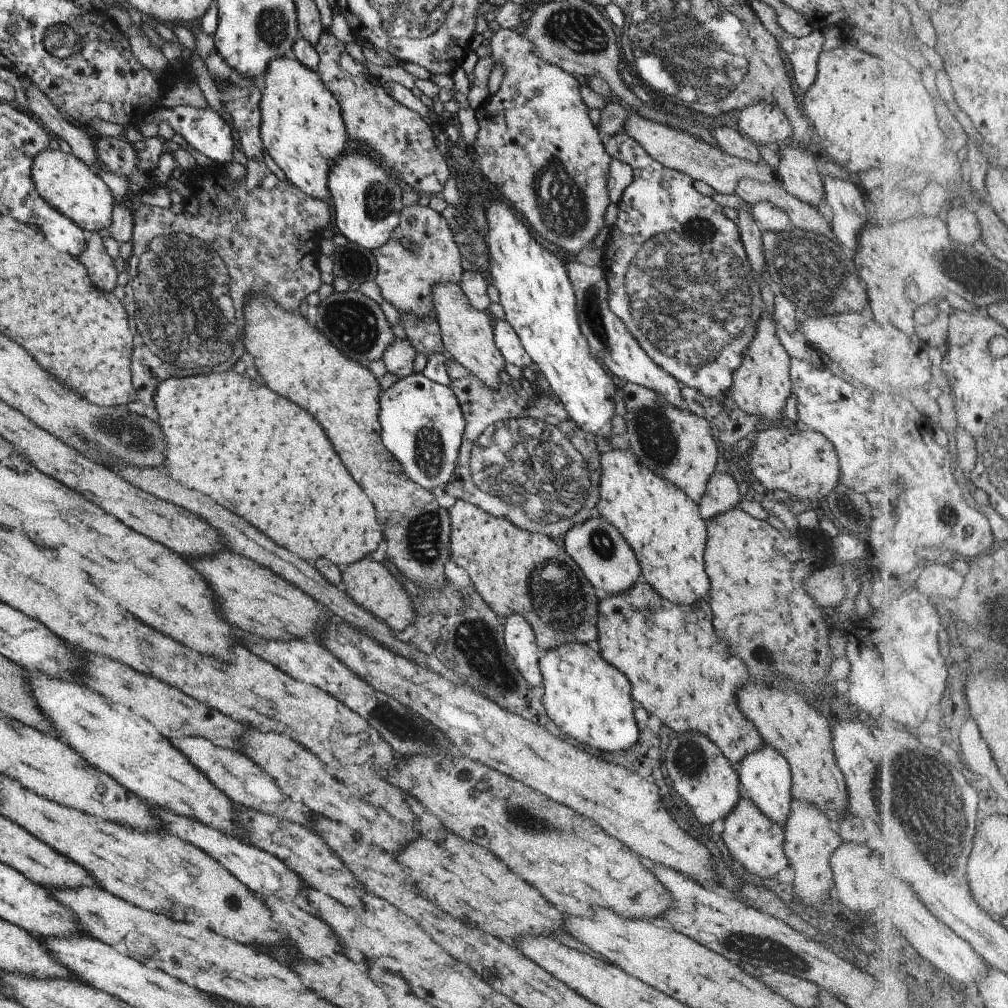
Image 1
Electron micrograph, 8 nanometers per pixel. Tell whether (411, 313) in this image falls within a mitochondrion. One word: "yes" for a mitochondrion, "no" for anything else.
no

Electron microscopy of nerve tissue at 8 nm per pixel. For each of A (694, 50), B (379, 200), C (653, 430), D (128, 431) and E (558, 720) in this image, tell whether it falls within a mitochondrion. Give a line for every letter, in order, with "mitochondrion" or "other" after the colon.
A: mitochondrion
B: mitochondrion
C: mitochondrion
D: mitochondrion
E: other

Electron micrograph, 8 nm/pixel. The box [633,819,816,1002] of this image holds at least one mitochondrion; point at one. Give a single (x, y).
(748, 947)

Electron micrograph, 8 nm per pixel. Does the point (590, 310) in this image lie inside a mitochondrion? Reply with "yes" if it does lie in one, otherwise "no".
yes

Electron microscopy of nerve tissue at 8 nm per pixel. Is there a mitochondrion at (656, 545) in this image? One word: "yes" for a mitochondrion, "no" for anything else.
no

